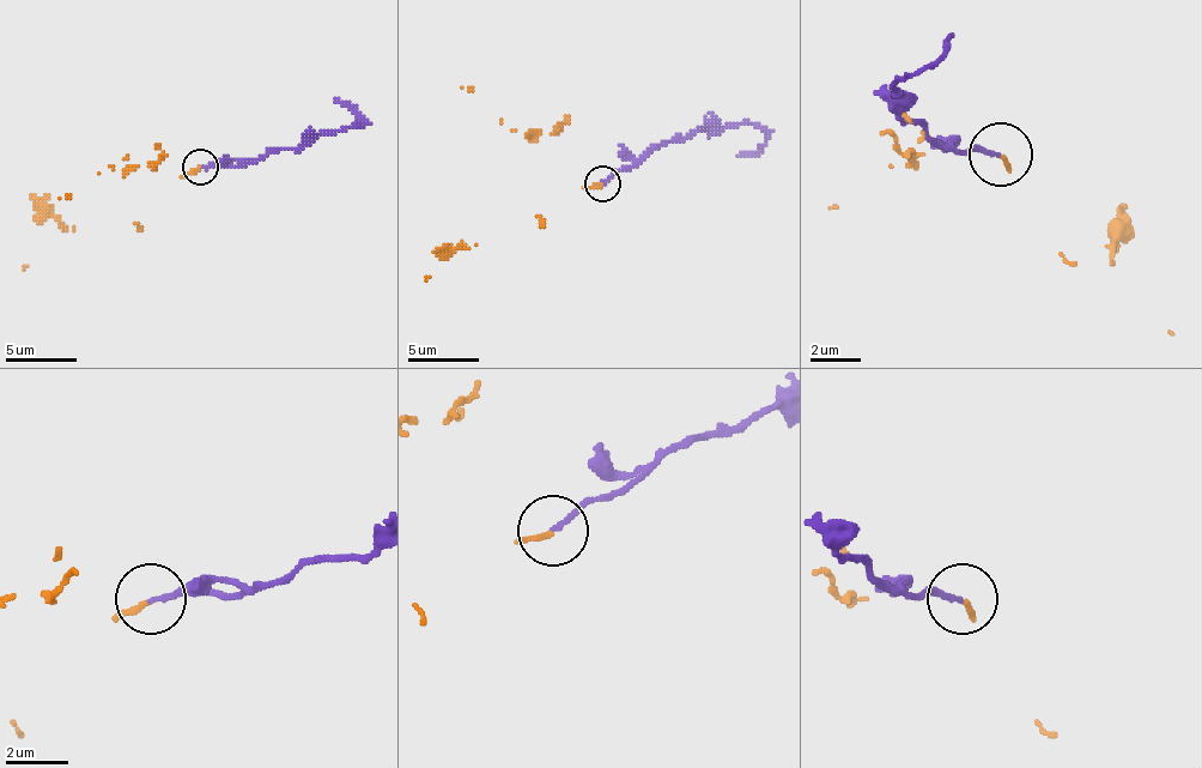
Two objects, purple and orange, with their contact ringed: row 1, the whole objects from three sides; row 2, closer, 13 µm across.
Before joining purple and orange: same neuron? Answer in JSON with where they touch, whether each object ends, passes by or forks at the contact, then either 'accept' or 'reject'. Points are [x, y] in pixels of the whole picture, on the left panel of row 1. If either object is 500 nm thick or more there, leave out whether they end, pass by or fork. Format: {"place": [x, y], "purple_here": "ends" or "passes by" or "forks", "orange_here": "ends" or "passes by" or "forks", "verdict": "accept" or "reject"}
{"place": [200, 167], "purple_here": "ends", "orange_here": "ends", "verdict": "accept"}

